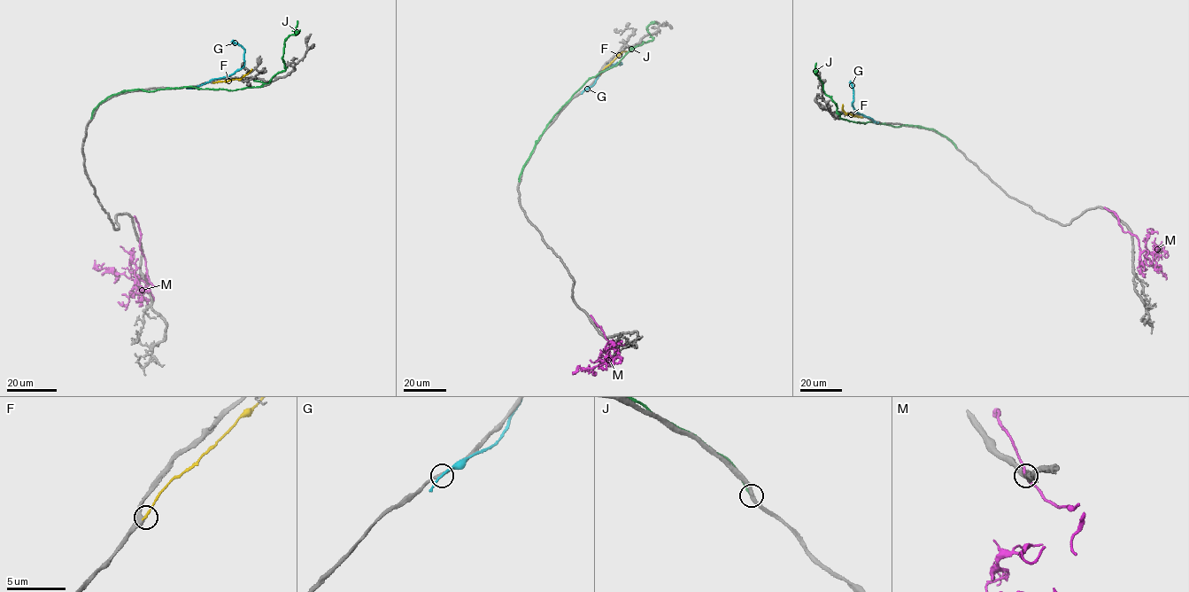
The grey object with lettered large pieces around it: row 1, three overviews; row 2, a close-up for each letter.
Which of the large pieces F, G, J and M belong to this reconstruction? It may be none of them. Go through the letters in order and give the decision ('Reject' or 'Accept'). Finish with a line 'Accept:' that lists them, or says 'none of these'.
F: Reject
G: Reject
J: Reject
M: Reject
Accept: none of these

